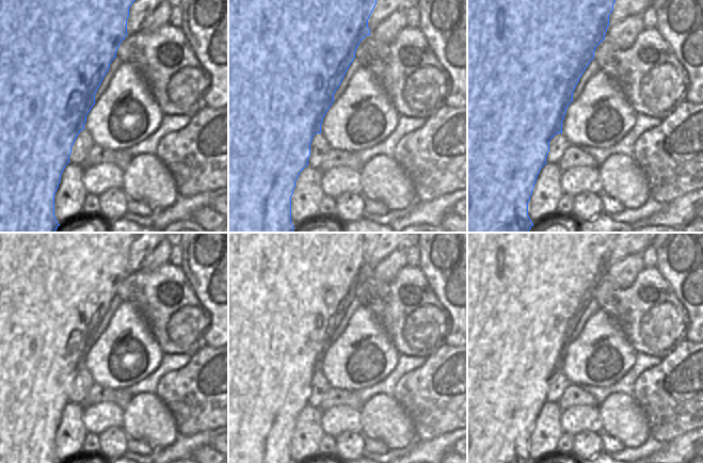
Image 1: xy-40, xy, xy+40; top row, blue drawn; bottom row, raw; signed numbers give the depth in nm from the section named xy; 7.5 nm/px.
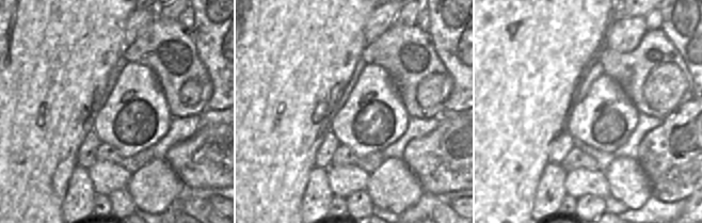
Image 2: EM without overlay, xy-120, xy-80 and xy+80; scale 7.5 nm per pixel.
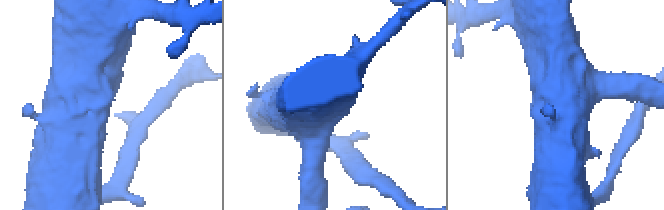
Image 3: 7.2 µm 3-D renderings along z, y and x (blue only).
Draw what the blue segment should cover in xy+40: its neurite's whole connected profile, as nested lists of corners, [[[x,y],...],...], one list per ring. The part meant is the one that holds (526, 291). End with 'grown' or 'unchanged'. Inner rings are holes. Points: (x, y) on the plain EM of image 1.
[[[467,233],[467,463],[533,463],[533,462],[532,462],[532,461],[531,461],[531,459],[530,459],[530,457],[529,457],[529,454],[528,454],[528,442],[529,442],[529,440],[530,440],[530,435],[531,435],[531,433],[532,433],[532,429],[533,429],[533,427],[534,427],[534,422],[536,422],[536,420],[537,420],[537,416],[538,416],[538,414],[539,414],[539,412],[540,412],[540,410],[541,410],[541,408],[542,408],[542,406],[543,406],[543,405],[544,405],[544,404],[545,404],[545,403],[546,403],[546,402],[547,402],[547,401],[546,401],[546,397],[547,397],[547,393],[548,393],[548,390],[549,390],[549,380],[550,380],[550,379],[552,379],[552,378],[553,378],[553,377],[554,377],[554,376],[555,376],[555,374],[556,374],[556,373],[557,373],[557,372],[562,372],[562,361],[563,361],[563,358],[564,358],[564,354],[565,354],[565,352],[566,352],[566,348],[568,348],[568,346],[569,346],[569,344],[570,344],[570,342],[571,342],[571,341],[572,341],[572,340],[573,340],[573,331],[574,331],[574,329],[575,329],[575,326],[576,326],[576,324],[577,324],[577,322],[578,322],[578,320],[579,320],[579,318],[580,318],[580,316],[581,316],[581,314],[582,314],[582,313],[584,313],[584,310],[585,310],[585,309],[586,309],[586,307],[587,307],[587,306],[588,306],[588,304],[589,304],[589,303],[590,303],[590,301],[591,301],[591,300],[592,300],[592,299],[593,299],[593,298],[594,298],[594,290],[595,290],[595,288],[596,288],[596,286],[597,286],[597,285],[598,285],[598,284],[600,284],[600,283],[601,283],[601,282],[602,282],[602,281],[603,281],[603,280],[604,280],[604,278],[605,278],[605,273],[606,273],[606,271],[607,271],[607,267],[608,267],[608,265],[609,265],[609,254],[610,254],[610,253],[611,253],[611,251],[612,251],[612,250],[613,250],[613,243],[614,243],[614,241],[616,241],[616,239],[617,239],[617,237],[618,237],[618,233]]] | unchanged

